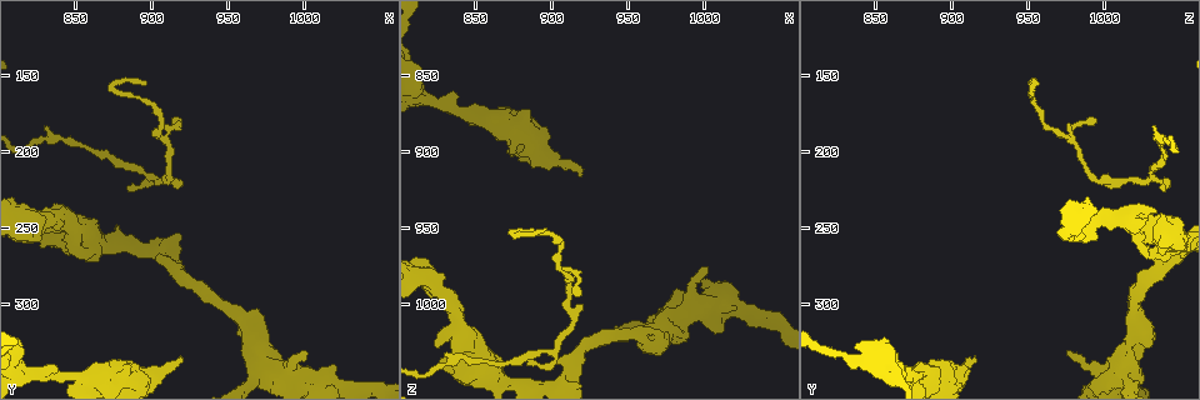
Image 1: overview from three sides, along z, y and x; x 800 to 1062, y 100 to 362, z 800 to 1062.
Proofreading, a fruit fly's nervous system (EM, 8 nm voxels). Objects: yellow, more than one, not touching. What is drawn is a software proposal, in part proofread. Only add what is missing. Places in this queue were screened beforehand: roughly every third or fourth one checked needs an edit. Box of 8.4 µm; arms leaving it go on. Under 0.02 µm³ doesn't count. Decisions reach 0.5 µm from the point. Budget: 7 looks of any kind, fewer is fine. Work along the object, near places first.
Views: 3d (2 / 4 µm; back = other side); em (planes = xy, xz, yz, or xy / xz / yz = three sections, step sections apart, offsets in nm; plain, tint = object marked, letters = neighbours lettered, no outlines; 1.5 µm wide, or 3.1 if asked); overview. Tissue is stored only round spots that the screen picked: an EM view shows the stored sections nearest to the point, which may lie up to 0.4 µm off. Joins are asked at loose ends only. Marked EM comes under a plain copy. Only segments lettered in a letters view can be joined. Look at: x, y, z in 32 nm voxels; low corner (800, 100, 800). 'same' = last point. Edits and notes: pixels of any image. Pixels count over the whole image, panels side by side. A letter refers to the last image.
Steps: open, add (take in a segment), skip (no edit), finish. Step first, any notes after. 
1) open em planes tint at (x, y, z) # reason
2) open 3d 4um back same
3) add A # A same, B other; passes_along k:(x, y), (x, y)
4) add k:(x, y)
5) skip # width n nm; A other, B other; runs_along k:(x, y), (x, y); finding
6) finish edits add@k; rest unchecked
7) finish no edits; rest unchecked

open 3d 4um at (886, 224, 1040) # an open end

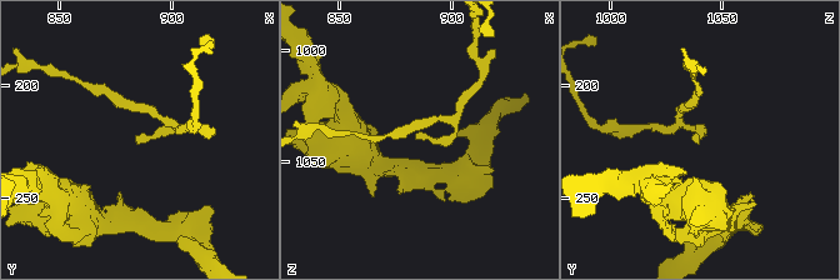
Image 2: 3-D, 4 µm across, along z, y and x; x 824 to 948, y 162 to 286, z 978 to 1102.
open em planes letters at (885, 226, 1040)

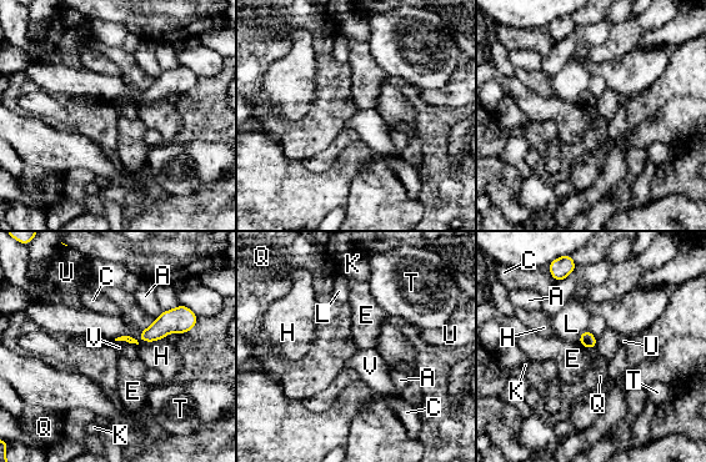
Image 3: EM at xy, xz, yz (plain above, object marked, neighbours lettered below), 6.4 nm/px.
skip # A other, C other, E other, H other, K other, L other, Q other, T other, U other, V other; no lettered segment goes on from it

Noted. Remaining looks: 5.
open 3d 4um at (828, 262, 1034) # free end

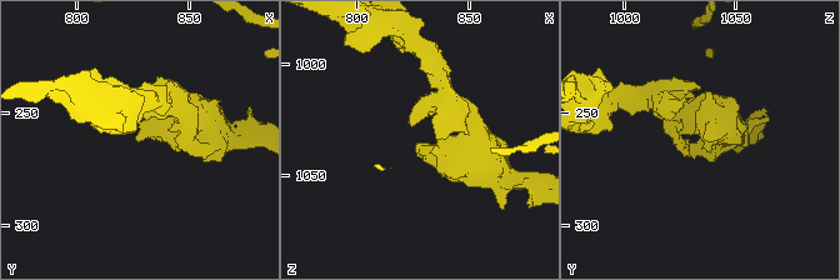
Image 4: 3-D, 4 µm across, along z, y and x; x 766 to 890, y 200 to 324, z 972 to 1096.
open em planes letters at (829, 262, 1035) # now the EM

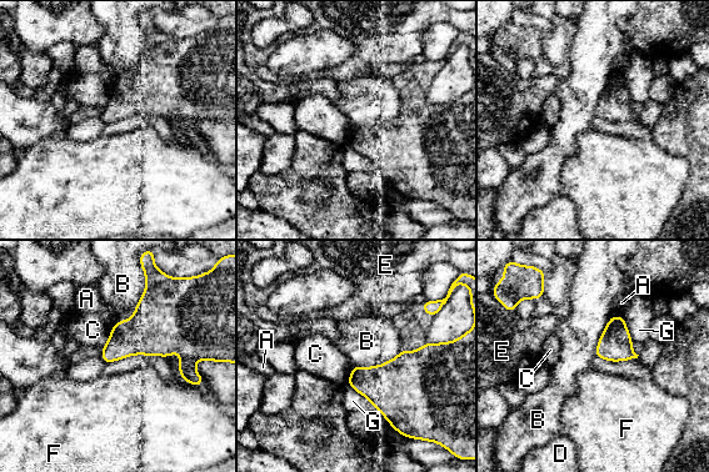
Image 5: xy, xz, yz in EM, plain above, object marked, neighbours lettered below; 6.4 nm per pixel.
skip # width 200 nm; A other, B other, C other, D other, E other, F other, G other; none of them fits

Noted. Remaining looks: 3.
open em planes tint at (920, 336, 914) # free end

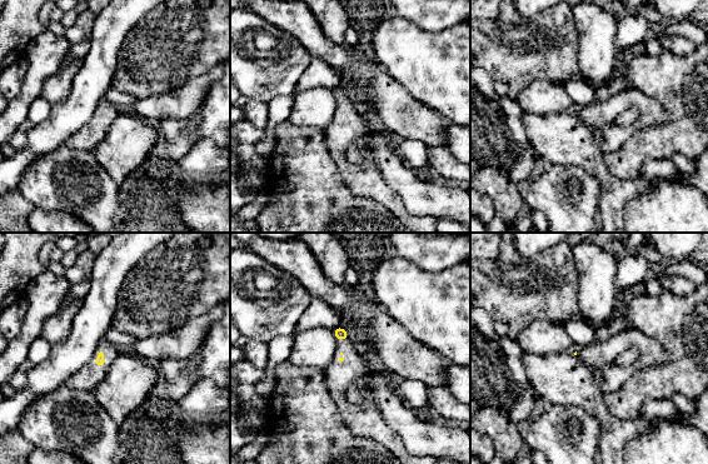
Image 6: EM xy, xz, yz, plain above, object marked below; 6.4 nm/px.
open em planes letters same # what lies round it

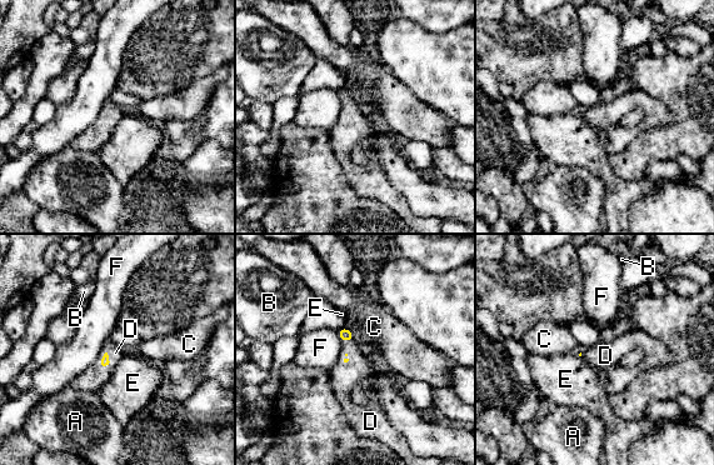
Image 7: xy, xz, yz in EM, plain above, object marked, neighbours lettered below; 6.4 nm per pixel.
add D # A other, B other, C other, D same, E other, F other; passes_along 7:(345, 334), (348, 340), (345, 376); it goes on there

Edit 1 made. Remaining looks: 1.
finish edits add@7; rest unchecked

